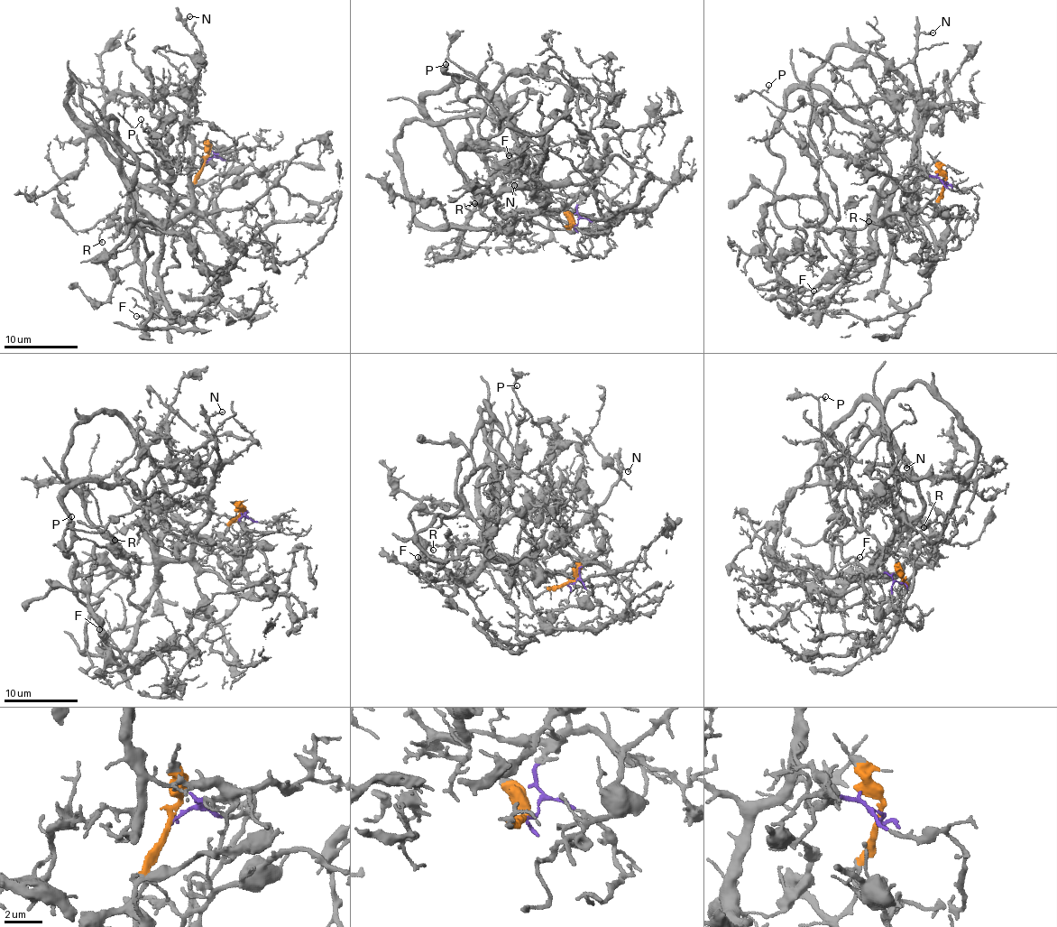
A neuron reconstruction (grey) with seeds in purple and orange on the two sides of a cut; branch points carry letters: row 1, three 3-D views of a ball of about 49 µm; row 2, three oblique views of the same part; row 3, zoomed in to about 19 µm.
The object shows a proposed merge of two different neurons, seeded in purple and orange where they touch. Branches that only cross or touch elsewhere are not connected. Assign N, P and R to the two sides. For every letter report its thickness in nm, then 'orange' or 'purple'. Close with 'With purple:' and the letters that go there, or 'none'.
N: calibre 120 nm; purple
P: calibre 110 nm; orange
R: calibre 150 nm; orange
With purple: N

